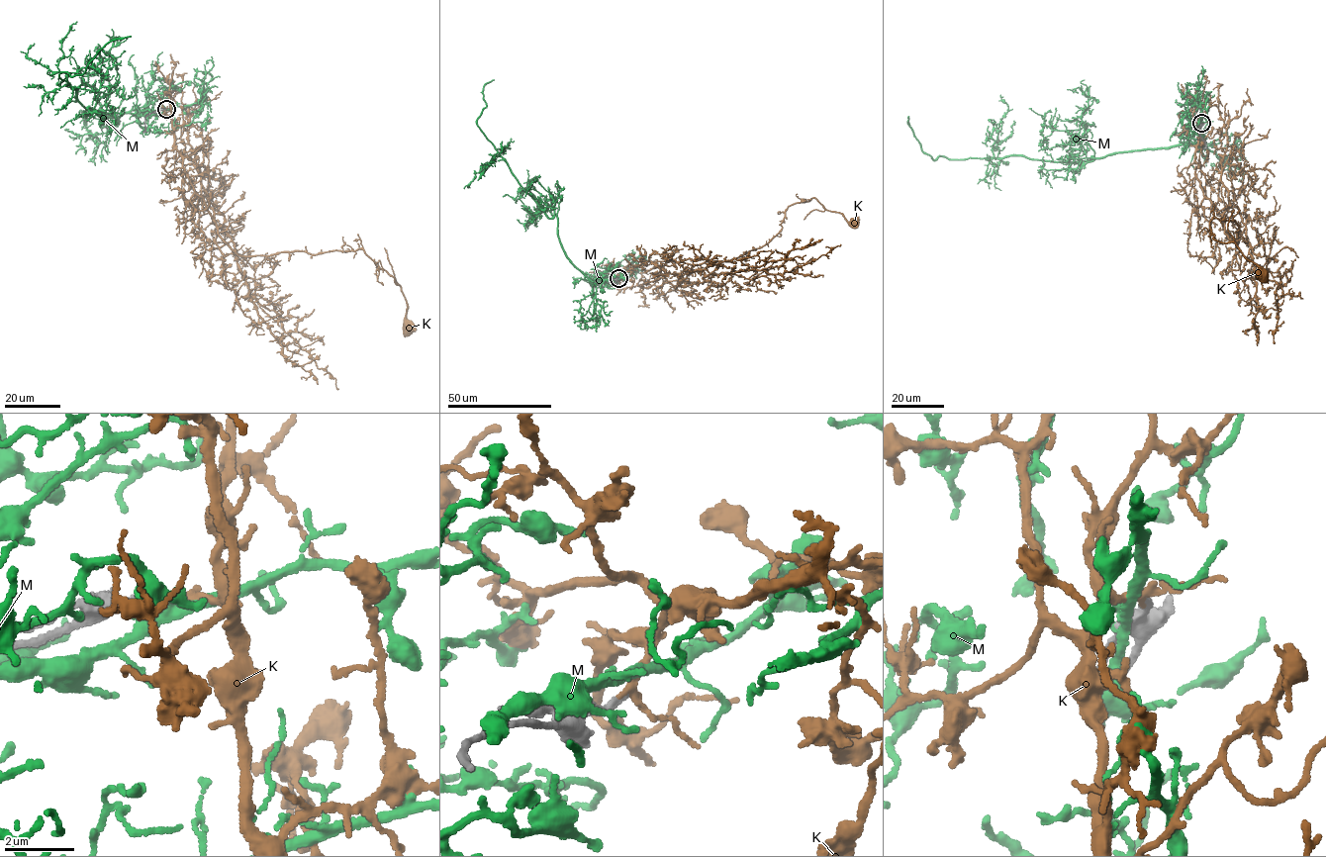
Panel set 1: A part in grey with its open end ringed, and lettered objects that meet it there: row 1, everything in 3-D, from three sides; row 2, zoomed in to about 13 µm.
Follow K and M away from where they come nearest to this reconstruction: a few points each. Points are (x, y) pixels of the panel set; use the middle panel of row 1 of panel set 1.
K: (618, 278), (648, 261), (698, 264), (738, 258), (767, 244), (782, 228), (788, 207), (811, 198), (854, 222)
M: (615, 277), (588, 279), (578, 270), (557, 217), (477, 124), (494, 79)

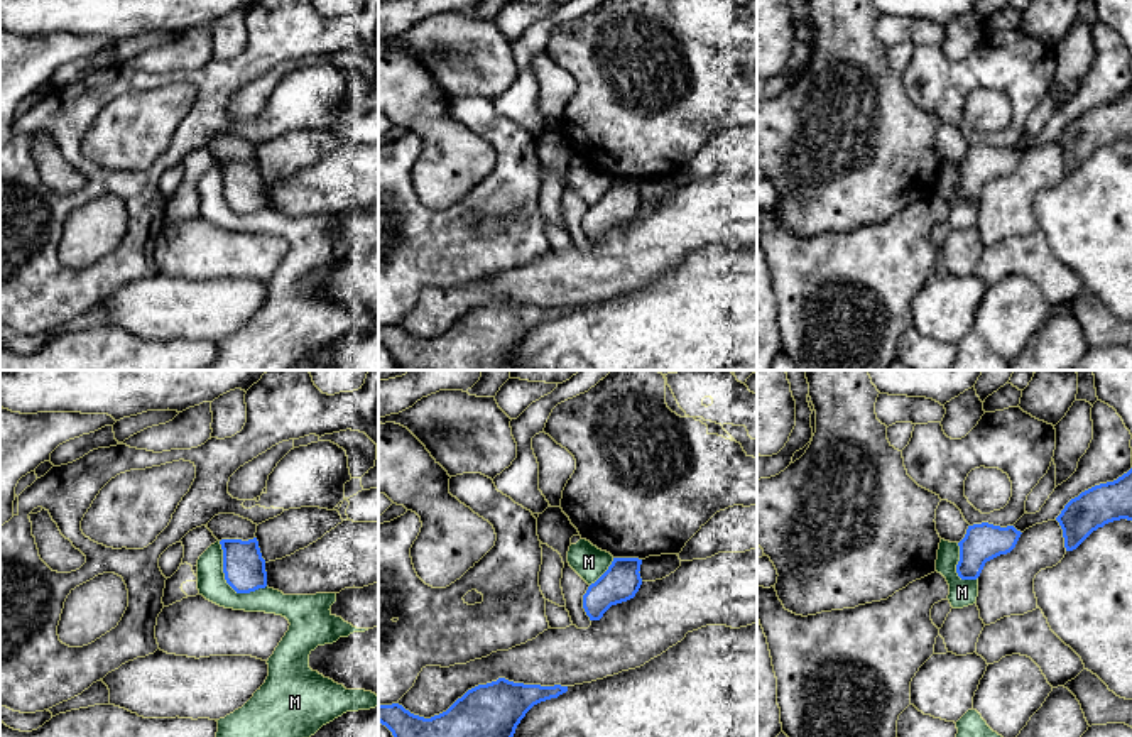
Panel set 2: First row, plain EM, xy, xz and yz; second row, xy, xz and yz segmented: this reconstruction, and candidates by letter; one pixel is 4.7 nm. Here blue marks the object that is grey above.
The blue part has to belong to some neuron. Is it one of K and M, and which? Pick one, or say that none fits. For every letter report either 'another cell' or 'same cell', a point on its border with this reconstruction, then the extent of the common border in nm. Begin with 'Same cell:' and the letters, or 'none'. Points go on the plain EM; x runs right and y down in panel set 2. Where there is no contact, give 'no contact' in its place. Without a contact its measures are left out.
Same cell: K
K: same cell | no contact
M: another cell | xy (227, 203) | 320 nm

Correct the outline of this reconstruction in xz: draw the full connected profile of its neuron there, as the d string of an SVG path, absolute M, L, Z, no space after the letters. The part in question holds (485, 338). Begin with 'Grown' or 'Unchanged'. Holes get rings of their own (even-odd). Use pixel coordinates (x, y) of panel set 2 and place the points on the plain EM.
Unchanged. M498 299L468 311L446 333L431 340L414 336L399 325L378 326L378 343L392 353L400 370L517 370L512 358L525 335L566 313L568 308L561 306L524 306Z

